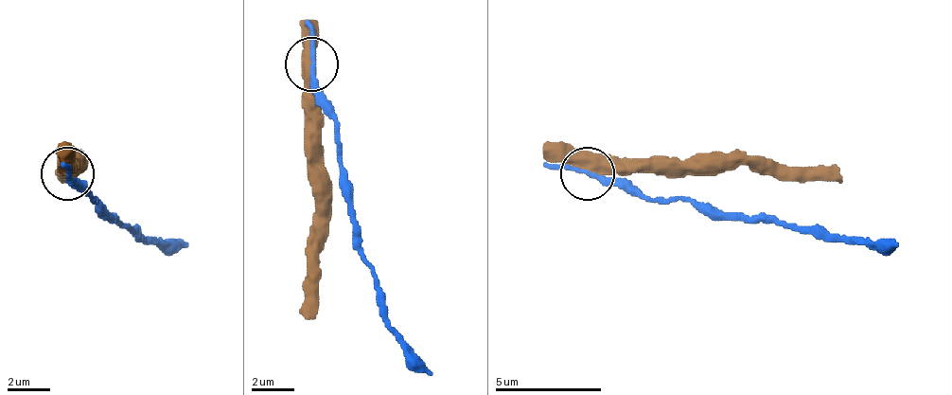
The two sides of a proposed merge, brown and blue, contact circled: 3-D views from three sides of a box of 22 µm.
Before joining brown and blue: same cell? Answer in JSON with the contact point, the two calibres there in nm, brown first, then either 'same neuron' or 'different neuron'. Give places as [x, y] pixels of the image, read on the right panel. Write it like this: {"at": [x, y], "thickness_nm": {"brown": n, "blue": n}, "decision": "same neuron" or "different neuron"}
{"at": [588, 173], "thickness_nm": {"brown": 440, "blue": 220}, "decision": "same neuron"}

